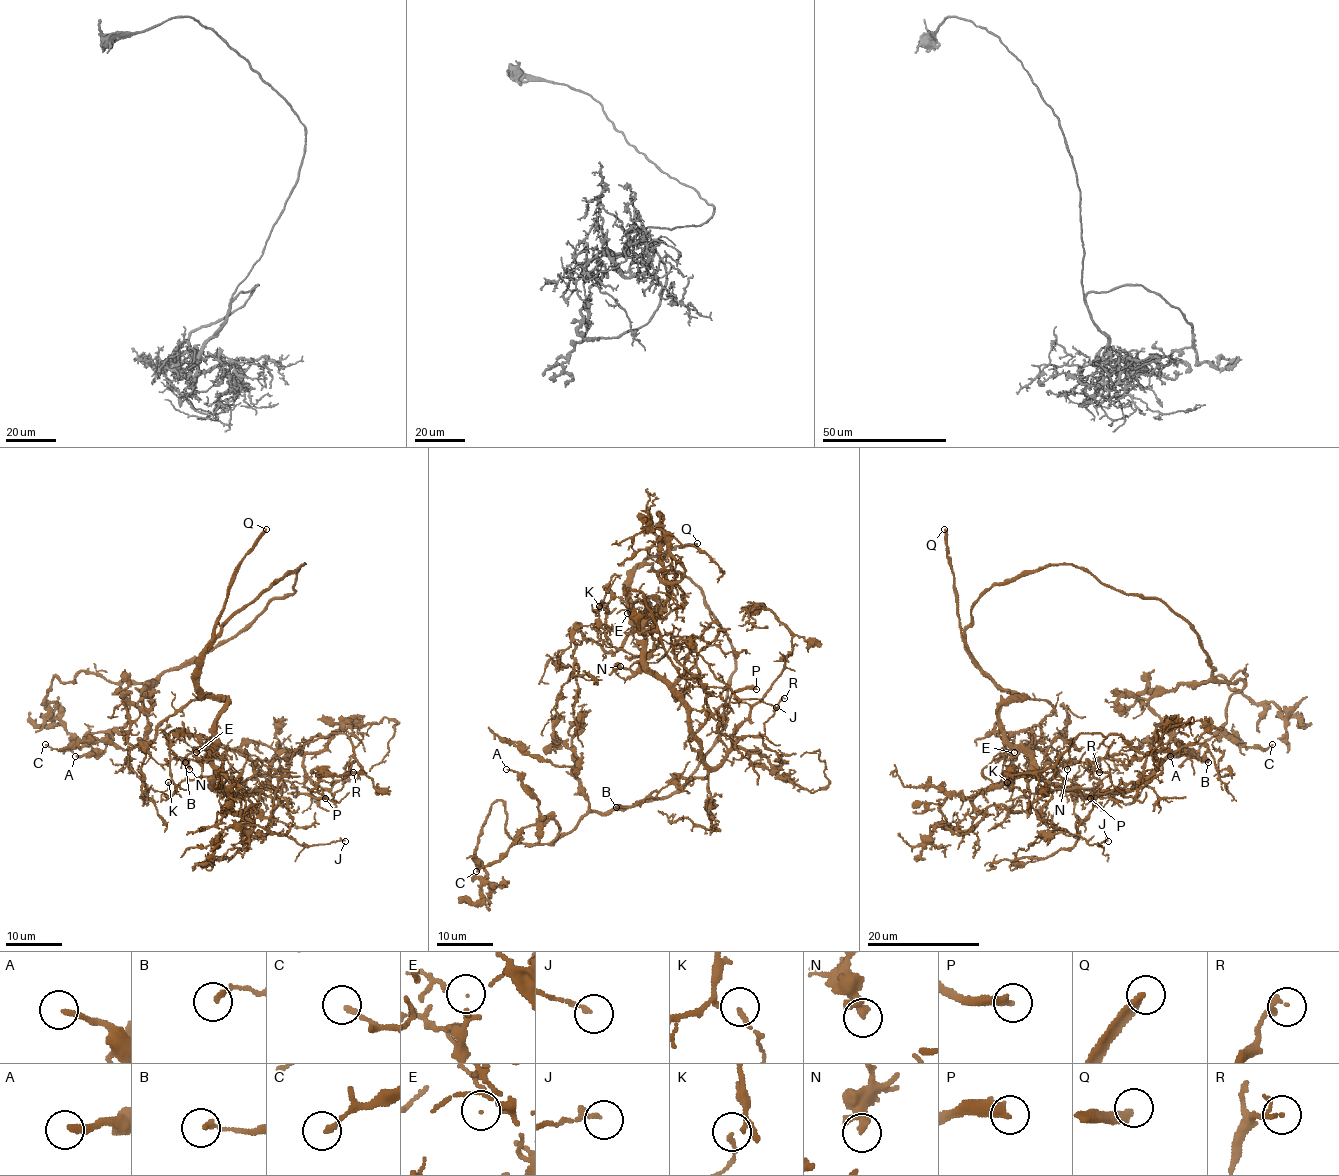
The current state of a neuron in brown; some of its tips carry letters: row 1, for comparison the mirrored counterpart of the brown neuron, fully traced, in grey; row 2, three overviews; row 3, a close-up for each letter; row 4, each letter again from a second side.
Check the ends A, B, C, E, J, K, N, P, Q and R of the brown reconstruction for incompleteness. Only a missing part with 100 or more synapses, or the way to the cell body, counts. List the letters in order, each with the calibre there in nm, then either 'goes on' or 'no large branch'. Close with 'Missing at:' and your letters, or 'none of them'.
A: calibre 240 nm; no large branch
B: calibre 190 nm; no large branch
C: calibre 180 nm; no large branch
E: calibre 40 nm; no large branch
J: calibre 190 nm; no large branch
K: calibre 120 nm; no large branch
N: calibre 240 nm; no large branch
P: calibre 380 nm; no large branch
Q: calibre 320 nm; goes on
R: calibre 130 nm; no large branch
Missing at: Q

